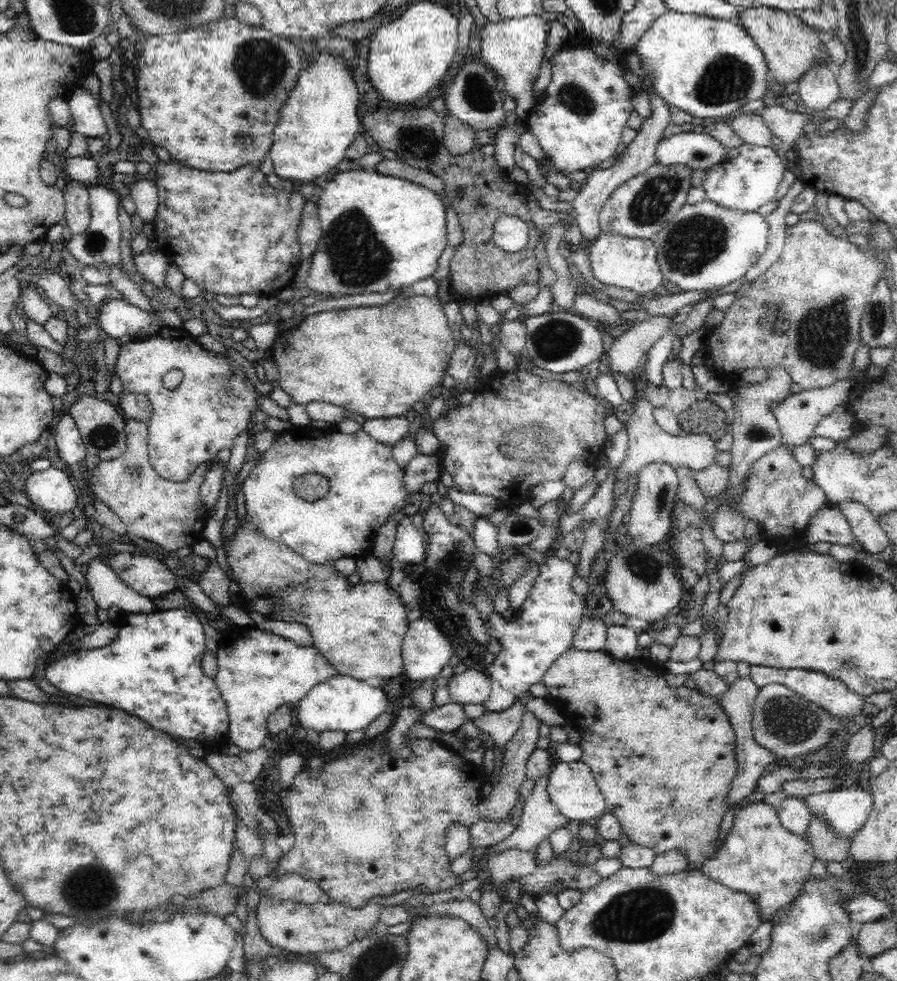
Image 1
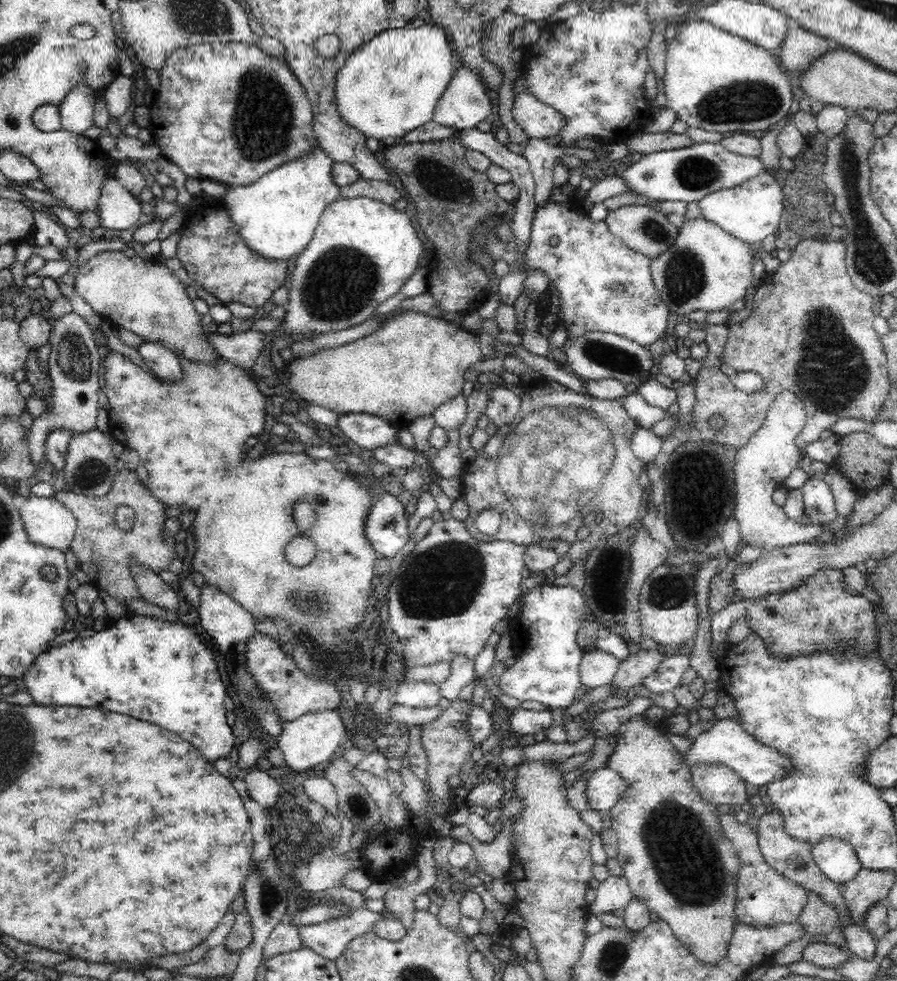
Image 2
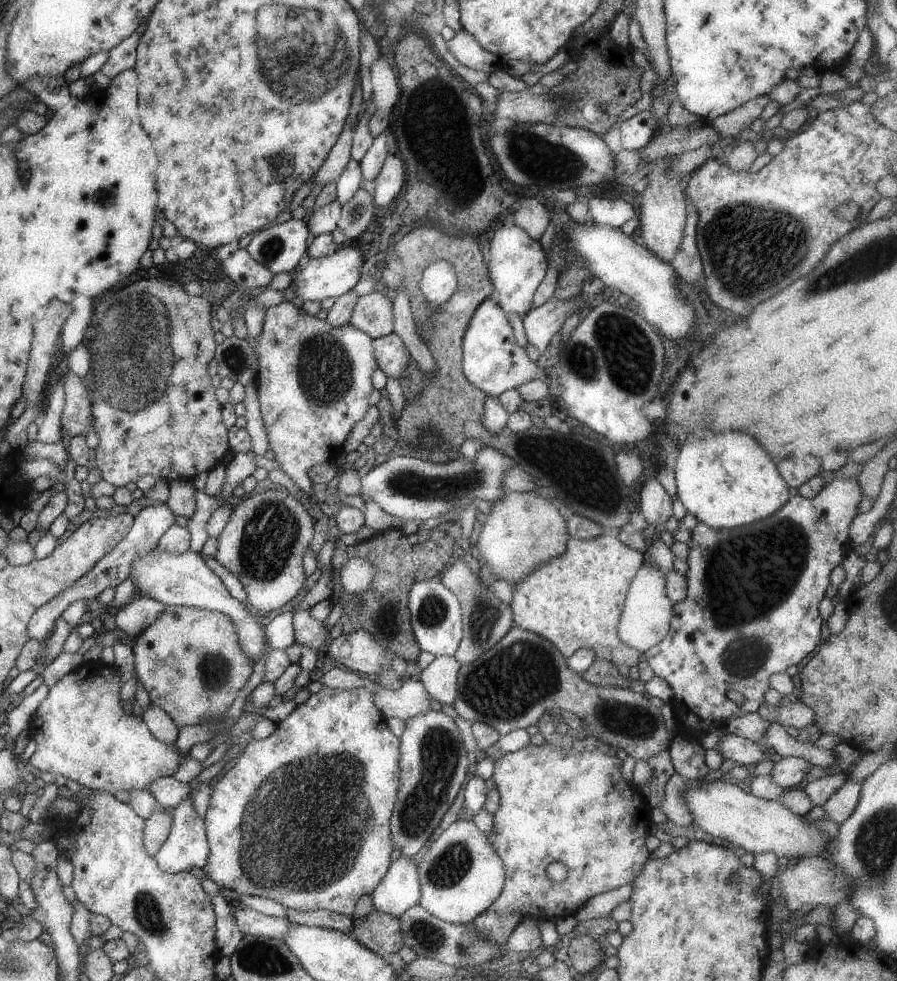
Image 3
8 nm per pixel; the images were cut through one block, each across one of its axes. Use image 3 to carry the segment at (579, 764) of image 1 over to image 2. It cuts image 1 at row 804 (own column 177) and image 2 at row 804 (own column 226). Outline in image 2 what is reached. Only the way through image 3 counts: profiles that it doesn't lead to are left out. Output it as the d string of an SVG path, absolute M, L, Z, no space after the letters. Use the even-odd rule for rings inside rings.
M605 767L593 772L585 792L589 806L600 812L611 810L628 789L626 780L610 767Z

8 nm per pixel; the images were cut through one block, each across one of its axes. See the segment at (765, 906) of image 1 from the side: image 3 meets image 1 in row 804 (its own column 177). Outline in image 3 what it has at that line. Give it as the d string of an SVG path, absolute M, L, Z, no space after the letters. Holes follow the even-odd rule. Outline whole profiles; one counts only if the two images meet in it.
M86 663L85 666L81 664L77 668L70 670L67 674L60 676L60 679L49 687L48 694L45 695L45 698L39 703L39 706L37 706L36 711L33 713L32 719L27 725L28 738L35 740L36 746L33 754L28 758L28 763L41 772L51 772L53 775L59 774L59 778L62 780L66 778L75 780L77 784L81 784L81 786L87 790L110 793L114 793L115 790L147 790L149 783L152 783L154 780L160 779L161 777L171 777L177 768L179 768L179 764L183 761L185 755L178 752L174 744L170 745L161 742L157 737L154 737L149 732L143 719L141 719L140 716L134 715L127 707L120 703L119 679L119 672L111 665L101 666L101 664L95 664L95 666L91 666L91 670L89 670L89 664Z

